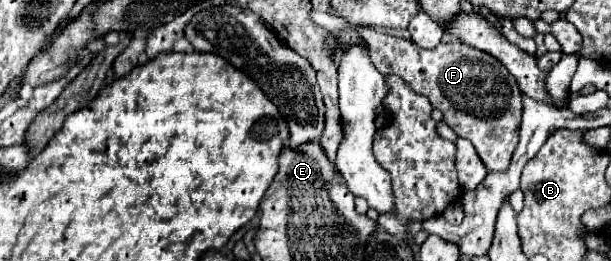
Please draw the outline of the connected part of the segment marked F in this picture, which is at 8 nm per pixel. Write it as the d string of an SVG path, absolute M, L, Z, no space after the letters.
M372 28L359 29L369 43L369 57L383 75L401 77L413 91L425 95L433 107L443 113L447 125L457 137L469 139L489 171L505 171L519 143L521 91L509 71L489 53L477 51L461 41L439 43L435 49L421 49L415 43L379 33Z

